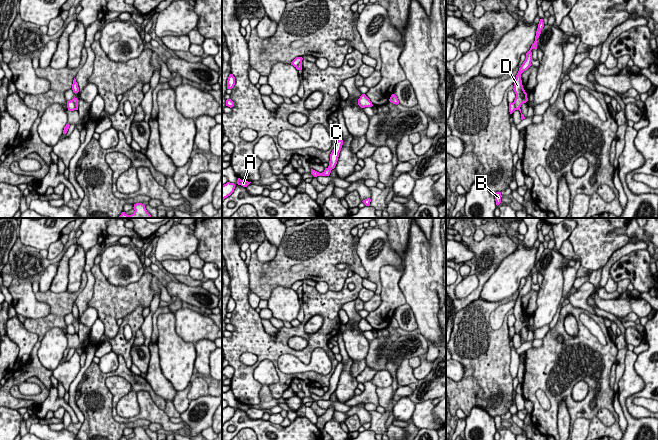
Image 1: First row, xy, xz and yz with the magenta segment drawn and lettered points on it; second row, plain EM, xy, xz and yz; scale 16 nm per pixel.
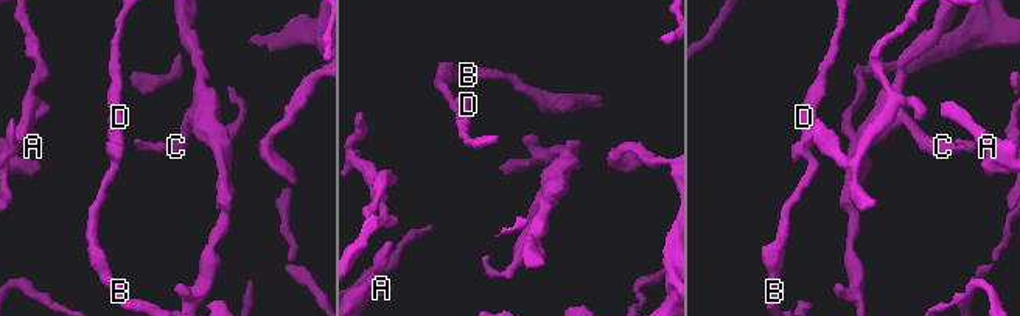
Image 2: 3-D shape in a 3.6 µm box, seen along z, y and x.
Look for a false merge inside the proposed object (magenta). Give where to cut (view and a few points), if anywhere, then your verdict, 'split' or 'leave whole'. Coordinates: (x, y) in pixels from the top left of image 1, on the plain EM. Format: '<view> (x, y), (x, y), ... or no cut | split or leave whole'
yz (513, 326), (514, 330), (518, 333) | split

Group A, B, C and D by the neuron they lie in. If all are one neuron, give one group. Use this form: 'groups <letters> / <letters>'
groups A C D / B

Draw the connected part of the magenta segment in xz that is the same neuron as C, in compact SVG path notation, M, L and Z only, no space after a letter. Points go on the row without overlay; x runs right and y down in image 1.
M338 363L334 373L332 374L332 376L330 378L329 390L327 392L325 392L325 394L322 397L319 397L319 396L311 393L311 398L314 401L317 401L317 400L329 400L330 399L331 394L334 393L336 388L337 388L339 377L341 375L342 369L343 369L343 364Z

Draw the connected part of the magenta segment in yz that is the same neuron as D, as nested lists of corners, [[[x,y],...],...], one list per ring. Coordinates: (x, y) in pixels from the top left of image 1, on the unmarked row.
[[[540,243],[539,248],[538,248],[538,252],[536,255],[535,265],[532,268],[530,274],[526,277],[526,283],[523,286],[523,288],[521,289],[521,291],[519,292],[519,295],[516,299],[516,303],[514,306],[514,312],[513,312],[513,314],[516,318],[516,322],[514,324],[516,334],[518,334],[523,327],[526,327],[528,325],[527,317],[525,316],[523,309],[522,309],[521,298],[532,289],[531,288],[531,286],[532,286],[531,274],[537,273],[537,263],[539,262],[539,260],[541,258],[541,254],[543,253],[543,251],[544,251],[543,243]]]

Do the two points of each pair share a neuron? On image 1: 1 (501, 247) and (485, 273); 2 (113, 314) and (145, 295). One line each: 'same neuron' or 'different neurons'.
1: same neuron
2: same neuron

